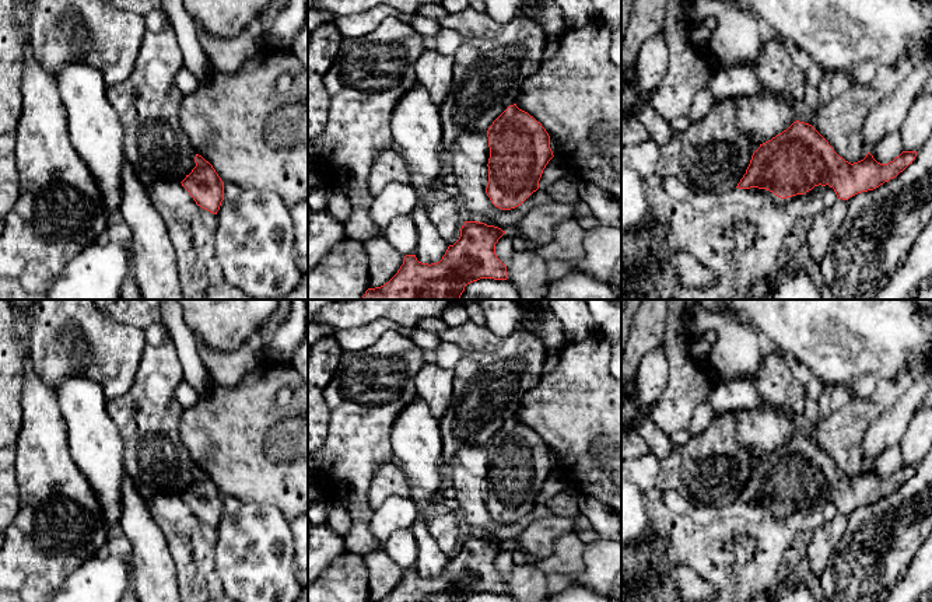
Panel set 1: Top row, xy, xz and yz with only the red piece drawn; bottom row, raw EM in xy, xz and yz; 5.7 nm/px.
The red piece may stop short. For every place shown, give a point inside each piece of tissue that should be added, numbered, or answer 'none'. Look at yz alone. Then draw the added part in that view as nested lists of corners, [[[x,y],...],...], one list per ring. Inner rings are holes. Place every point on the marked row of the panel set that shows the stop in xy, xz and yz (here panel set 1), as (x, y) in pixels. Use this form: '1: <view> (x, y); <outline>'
1: yz (711, 156); [[[735,98],[715,101],[711,111],[682,132],[675,132],[669,141],[659,148],[656,175],[676,176],[686,183],[691,193],[726,193],[737,186],[760,144],[753,143],[737,127]]]

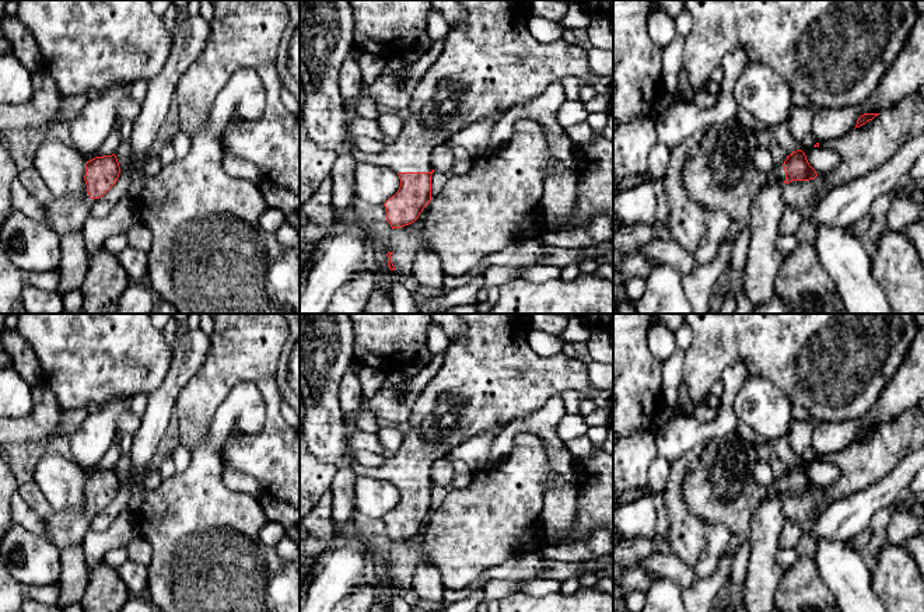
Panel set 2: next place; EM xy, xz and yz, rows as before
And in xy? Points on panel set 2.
1: xy (65, 214); [[[59,197],[46,204],[41,204],[48,216],[48,225],[59,237],[63,237],[73,231],[81,231],[84,223],[91,216],[91,204],[97,199],[83,202],[76,197]]]

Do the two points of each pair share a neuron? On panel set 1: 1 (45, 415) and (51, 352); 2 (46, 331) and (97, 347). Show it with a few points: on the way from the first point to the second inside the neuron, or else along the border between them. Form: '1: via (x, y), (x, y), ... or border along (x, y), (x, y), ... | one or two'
1: border along (30, 356), (34, 368), (56, 396) | two
2: via (59, 331), (66, 331), (84, 343) | one

